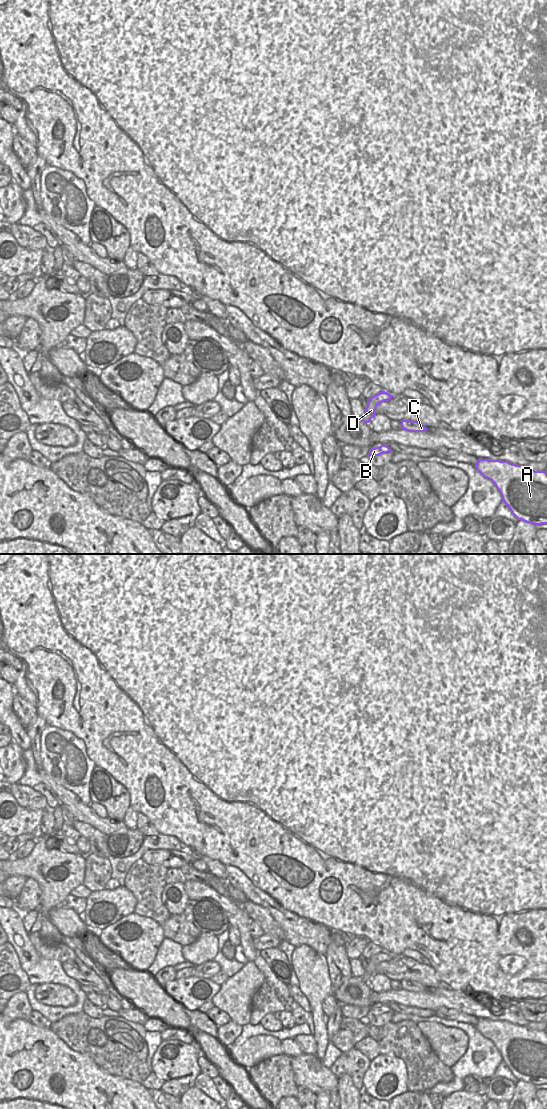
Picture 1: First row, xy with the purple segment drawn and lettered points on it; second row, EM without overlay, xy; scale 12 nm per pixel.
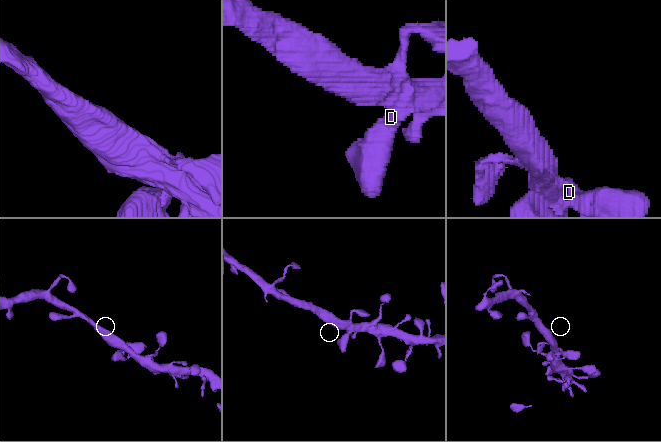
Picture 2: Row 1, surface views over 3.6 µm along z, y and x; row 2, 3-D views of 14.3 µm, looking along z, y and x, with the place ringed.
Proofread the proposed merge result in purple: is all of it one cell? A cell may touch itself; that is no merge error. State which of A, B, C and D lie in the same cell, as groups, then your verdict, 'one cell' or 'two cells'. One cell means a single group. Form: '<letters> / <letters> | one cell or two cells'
A B C D | one cell

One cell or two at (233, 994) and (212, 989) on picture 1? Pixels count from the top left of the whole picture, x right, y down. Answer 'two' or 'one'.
two

